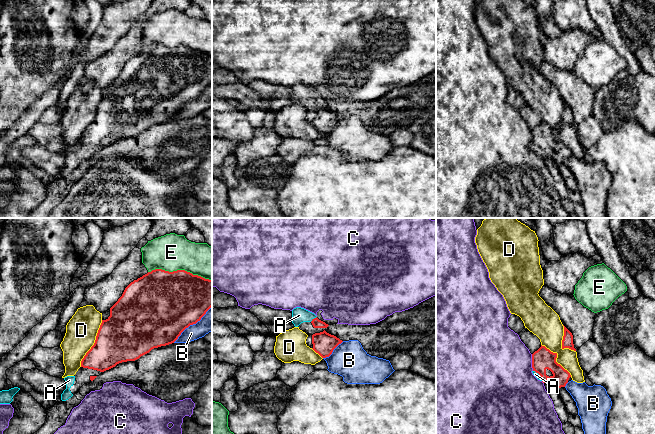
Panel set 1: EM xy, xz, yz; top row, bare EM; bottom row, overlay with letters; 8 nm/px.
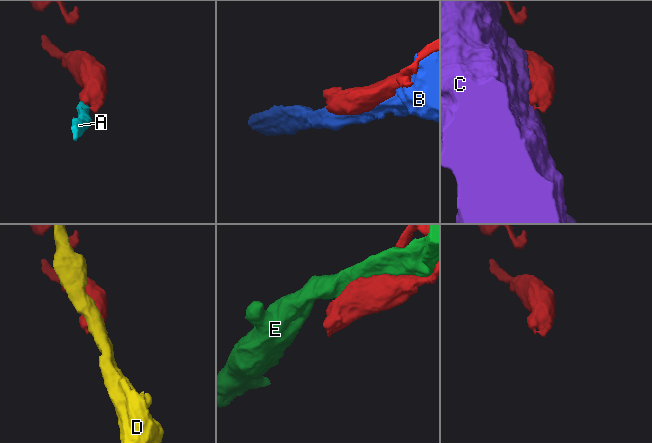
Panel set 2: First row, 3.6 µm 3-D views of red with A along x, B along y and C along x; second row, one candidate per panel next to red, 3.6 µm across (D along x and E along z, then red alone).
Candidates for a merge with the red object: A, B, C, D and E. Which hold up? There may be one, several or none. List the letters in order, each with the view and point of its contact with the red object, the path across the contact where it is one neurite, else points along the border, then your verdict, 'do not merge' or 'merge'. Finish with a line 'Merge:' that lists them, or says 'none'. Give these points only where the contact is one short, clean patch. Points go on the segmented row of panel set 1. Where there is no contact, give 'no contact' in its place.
A: xz (314, 318) | across xz (316, 323), (314, 318), (299, 315) | merge
B: xy (192, 324) | do not merge
C: yz (532, 362) | do not merge
D: xy (94, 343) | do not merge
E: xy (180, 270) | do not merge
Merge: A

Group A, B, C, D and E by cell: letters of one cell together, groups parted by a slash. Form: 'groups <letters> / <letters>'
groups A / B / C / D / E

